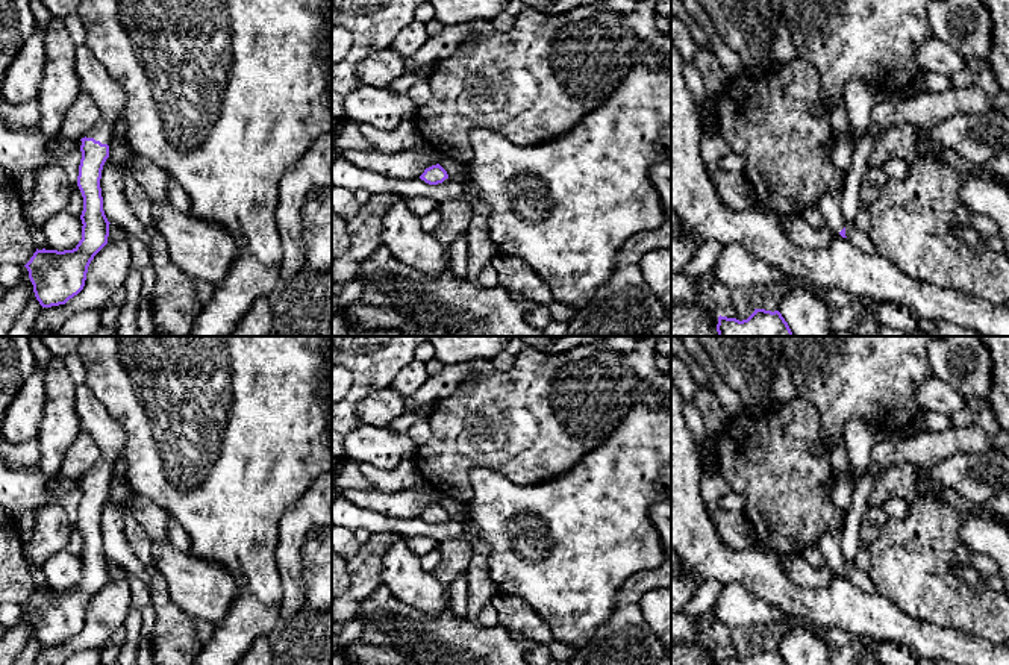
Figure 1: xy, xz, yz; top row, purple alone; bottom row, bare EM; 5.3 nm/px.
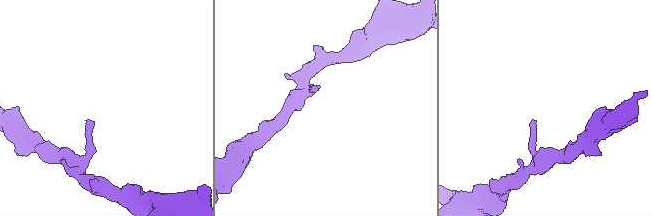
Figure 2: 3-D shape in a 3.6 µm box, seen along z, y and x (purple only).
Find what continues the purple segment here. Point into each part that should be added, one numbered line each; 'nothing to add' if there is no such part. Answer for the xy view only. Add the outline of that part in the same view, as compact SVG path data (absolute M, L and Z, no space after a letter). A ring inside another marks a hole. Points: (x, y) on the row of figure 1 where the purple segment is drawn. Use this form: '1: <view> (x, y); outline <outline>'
1: xy (94, 79); outline M76 47L74 61L82 91L88 92L95 100L102 114L100 120L85 136L109 145L114 138L114 124L123 120L126 95L111 79L108 71L97 62L88 47Z

